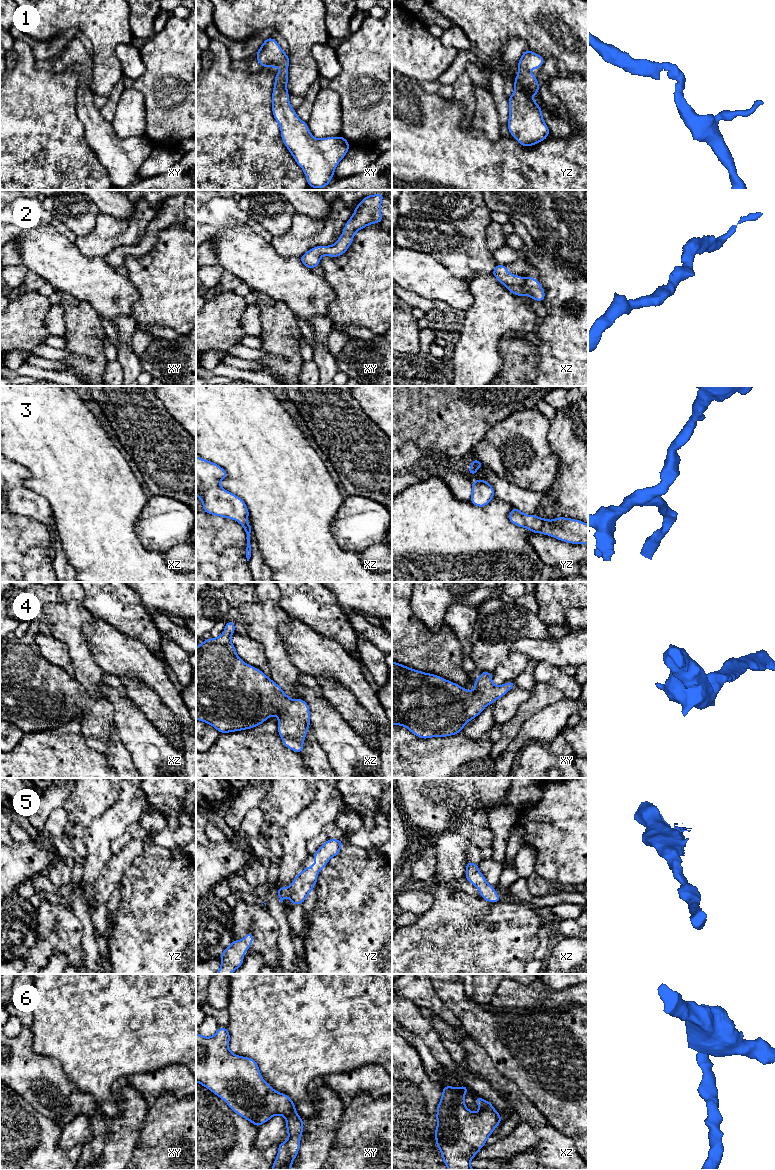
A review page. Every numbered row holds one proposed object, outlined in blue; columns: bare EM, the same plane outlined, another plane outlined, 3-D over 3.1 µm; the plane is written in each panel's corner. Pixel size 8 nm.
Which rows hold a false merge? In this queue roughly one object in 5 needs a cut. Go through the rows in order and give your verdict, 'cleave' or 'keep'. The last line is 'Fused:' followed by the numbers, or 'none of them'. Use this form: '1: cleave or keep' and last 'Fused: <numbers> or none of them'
1: keep
2: keep
3: keep
4: keep
5: keep
6: keep
Fused: none of them

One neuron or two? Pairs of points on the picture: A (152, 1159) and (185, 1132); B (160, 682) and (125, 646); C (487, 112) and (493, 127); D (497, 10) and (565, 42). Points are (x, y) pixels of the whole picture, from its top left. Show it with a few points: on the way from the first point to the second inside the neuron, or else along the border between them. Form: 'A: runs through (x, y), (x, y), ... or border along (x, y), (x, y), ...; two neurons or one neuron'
A: runs through (157, 1146), (158, 1135), (172, 1135); one neuron
B: runs through (151, 673), (133, 655); one neuron
C: runs through (487, 116), (489, 123); one neuron
D: runs through (514, 10), (533, 10), (548, 25); one neuron

